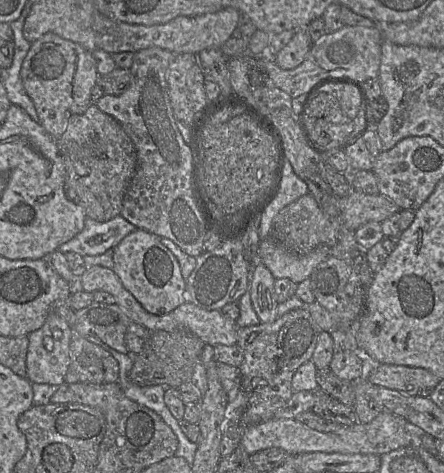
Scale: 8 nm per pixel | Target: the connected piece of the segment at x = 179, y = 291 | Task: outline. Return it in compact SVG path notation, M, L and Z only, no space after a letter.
M137 228L135 231L125 236L120 243L114 247L113 262L112 270L120 278L122 285L149 313L165 315L186 302L186 279L184 279L181 274L177 258L162 244L159 235Z

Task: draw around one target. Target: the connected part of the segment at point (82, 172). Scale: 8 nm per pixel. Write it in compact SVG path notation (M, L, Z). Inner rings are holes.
M92 103L83 114L72 115L68 119L64 132L56 142L65 166L64 190L67 198L83 207L88 218L99 222L109 221L119 215L137 166L133 142L119 122Z

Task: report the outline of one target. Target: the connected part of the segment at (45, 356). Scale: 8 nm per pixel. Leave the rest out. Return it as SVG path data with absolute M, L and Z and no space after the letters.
M51 312L41 328L28 334L29 345L26 357L27 379L32 383L60 386L65 383L71 359L70 343L73 330L68 321L56 312Z

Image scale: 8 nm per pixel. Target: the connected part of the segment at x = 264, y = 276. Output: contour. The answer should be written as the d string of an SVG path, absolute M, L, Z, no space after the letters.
M252 262L250 263L250 297L253 309L261 323L271 323L278 318L278 302L274 289L275 280L263 263L258 264L254 272Z

